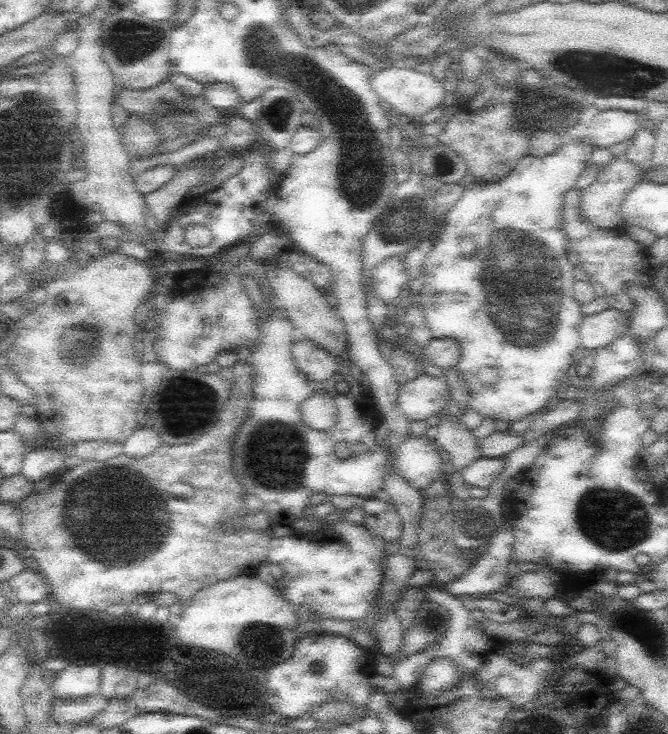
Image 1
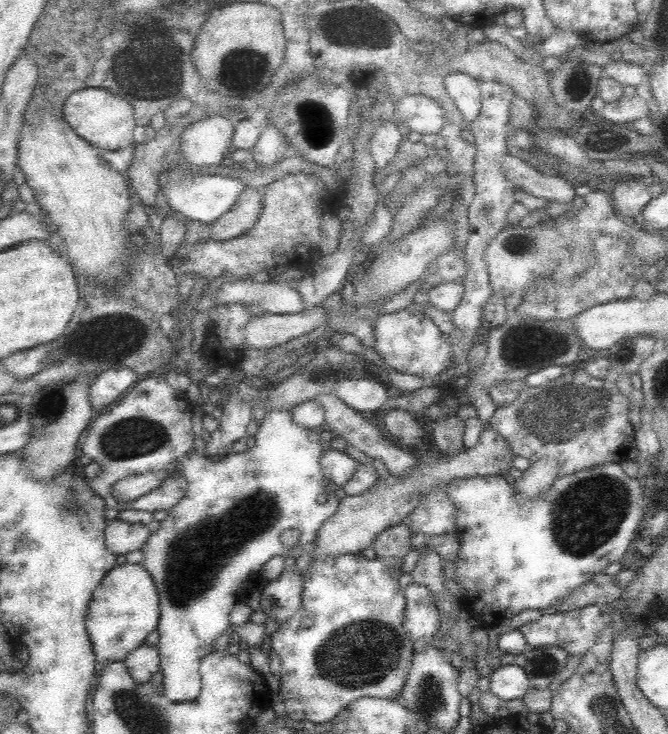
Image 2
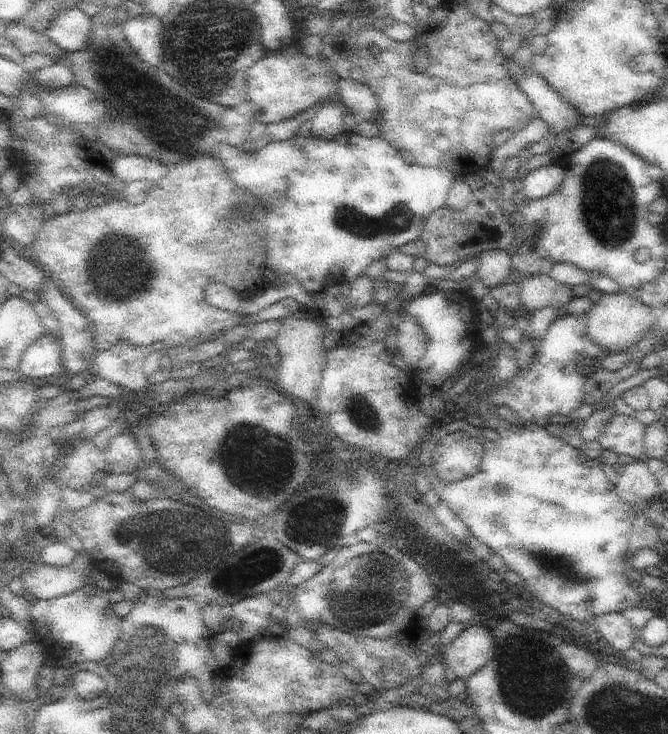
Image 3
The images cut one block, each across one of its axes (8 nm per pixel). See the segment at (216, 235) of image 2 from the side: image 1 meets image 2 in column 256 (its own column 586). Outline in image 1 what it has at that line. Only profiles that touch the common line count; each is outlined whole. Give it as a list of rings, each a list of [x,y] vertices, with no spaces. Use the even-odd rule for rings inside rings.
[[[625,154],[617,156],[611,160],[609,166],[603,168],[603,172],[597,176],[597,180],[587,186],[585,190],[581,190],[581,204],[579,204],[579,214],[581,218],[591,224],[591,226],[597,226],[597,228],[623,228],[623,218],[619,214],[619,206],[623,204],[625,196],[643,180],[643,168],[639,164],[633,164],[629,162],[629,158]]]

